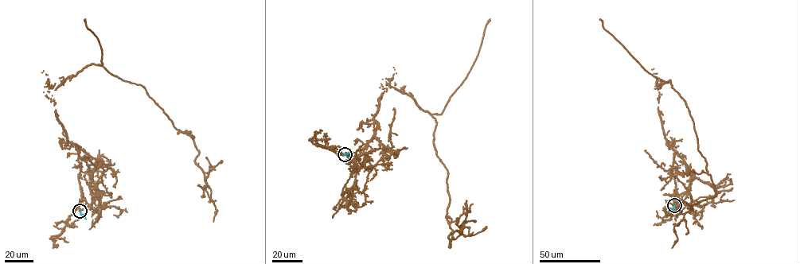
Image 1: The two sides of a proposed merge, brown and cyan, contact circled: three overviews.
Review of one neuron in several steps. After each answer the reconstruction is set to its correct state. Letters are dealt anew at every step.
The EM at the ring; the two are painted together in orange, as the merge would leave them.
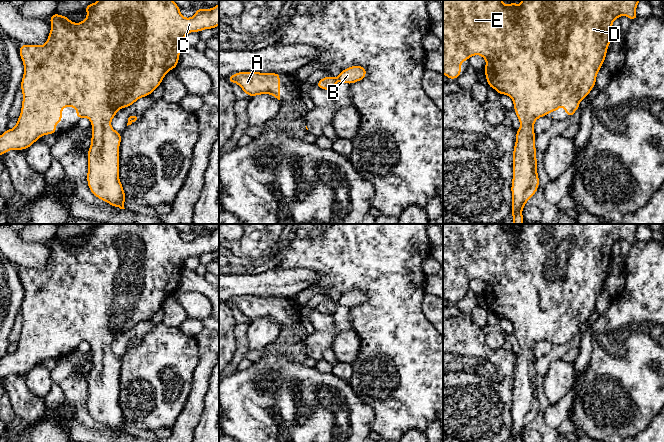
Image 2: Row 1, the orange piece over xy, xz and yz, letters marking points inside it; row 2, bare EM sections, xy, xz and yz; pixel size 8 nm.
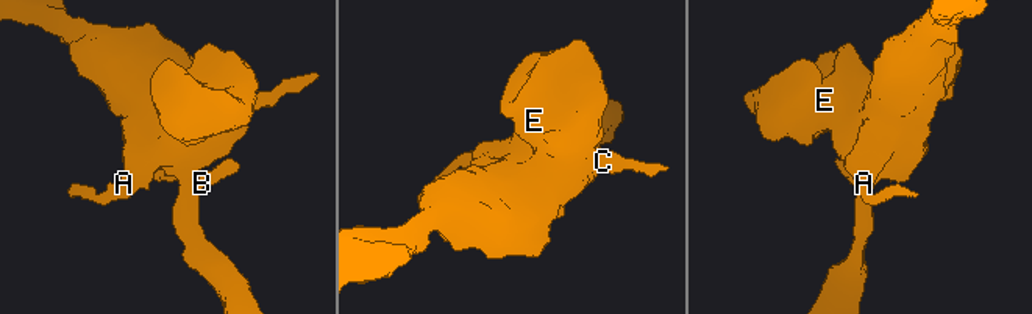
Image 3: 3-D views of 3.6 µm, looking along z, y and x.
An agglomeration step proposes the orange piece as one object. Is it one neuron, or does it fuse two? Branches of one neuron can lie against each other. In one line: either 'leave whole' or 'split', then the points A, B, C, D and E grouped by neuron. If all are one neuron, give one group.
leave whole; groups A B C D E

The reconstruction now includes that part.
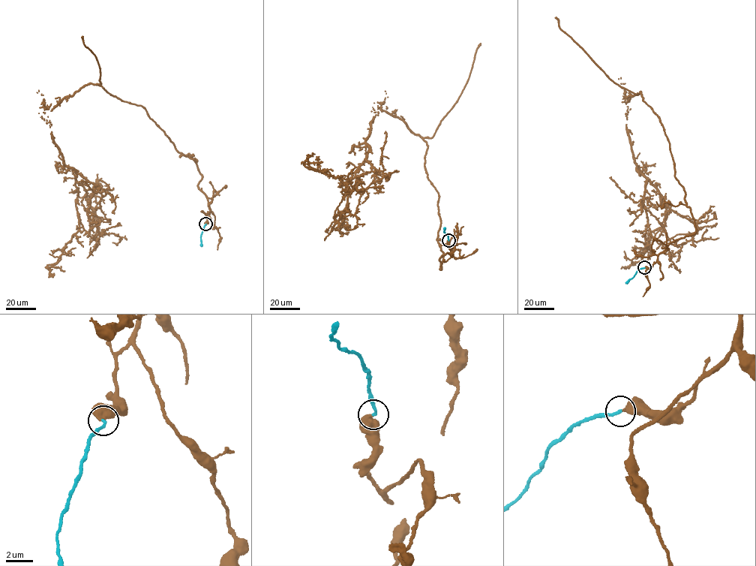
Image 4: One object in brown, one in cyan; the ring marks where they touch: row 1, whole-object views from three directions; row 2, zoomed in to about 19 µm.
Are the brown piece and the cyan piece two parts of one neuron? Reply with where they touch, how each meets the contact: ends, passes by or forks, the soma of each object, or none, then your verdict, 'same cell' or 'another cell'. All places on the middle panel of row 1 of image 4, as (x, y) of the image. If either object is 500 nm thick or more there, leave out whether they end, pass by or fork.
place (448, 240); brown ends; cyan ends; soma brown none; soma cyan none; same cell

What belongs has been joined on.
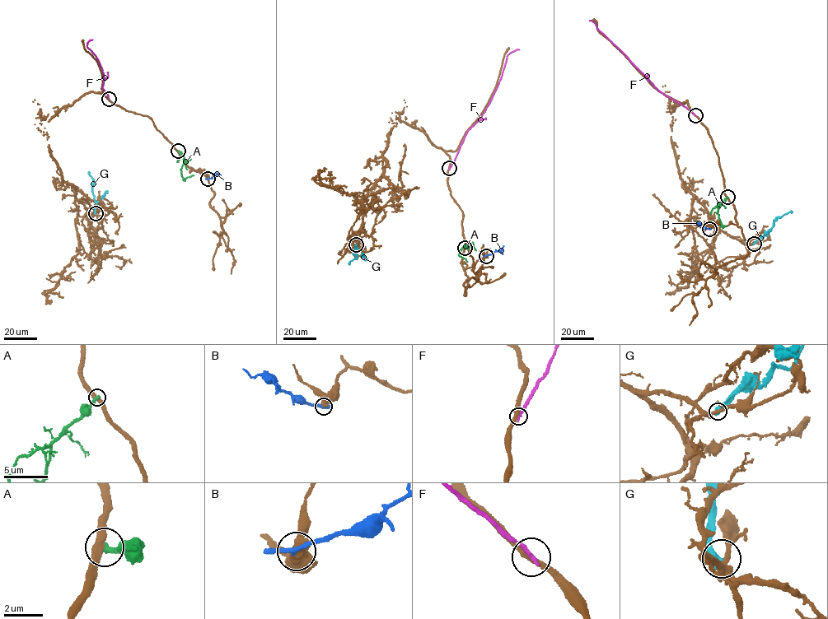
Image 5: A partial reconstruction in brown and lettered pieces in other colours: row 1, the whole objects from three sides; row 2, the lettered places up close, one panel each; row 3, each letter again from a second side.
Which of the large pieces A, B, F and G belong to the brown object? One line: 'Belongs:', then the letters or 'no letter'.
Belongs: no letter

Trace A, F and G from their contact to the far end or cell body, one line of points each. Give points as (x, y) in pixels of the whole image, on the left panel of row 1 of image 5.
A: (178, 151), (184, 159), (181, 176), (184, 179), (194, 175)
F: (109, 99), (101, 87), (104, 79), (102, 69), (87, 46), (87, 43), (92, 39)
G: (95, 213), (93, 179), (89, 172)

